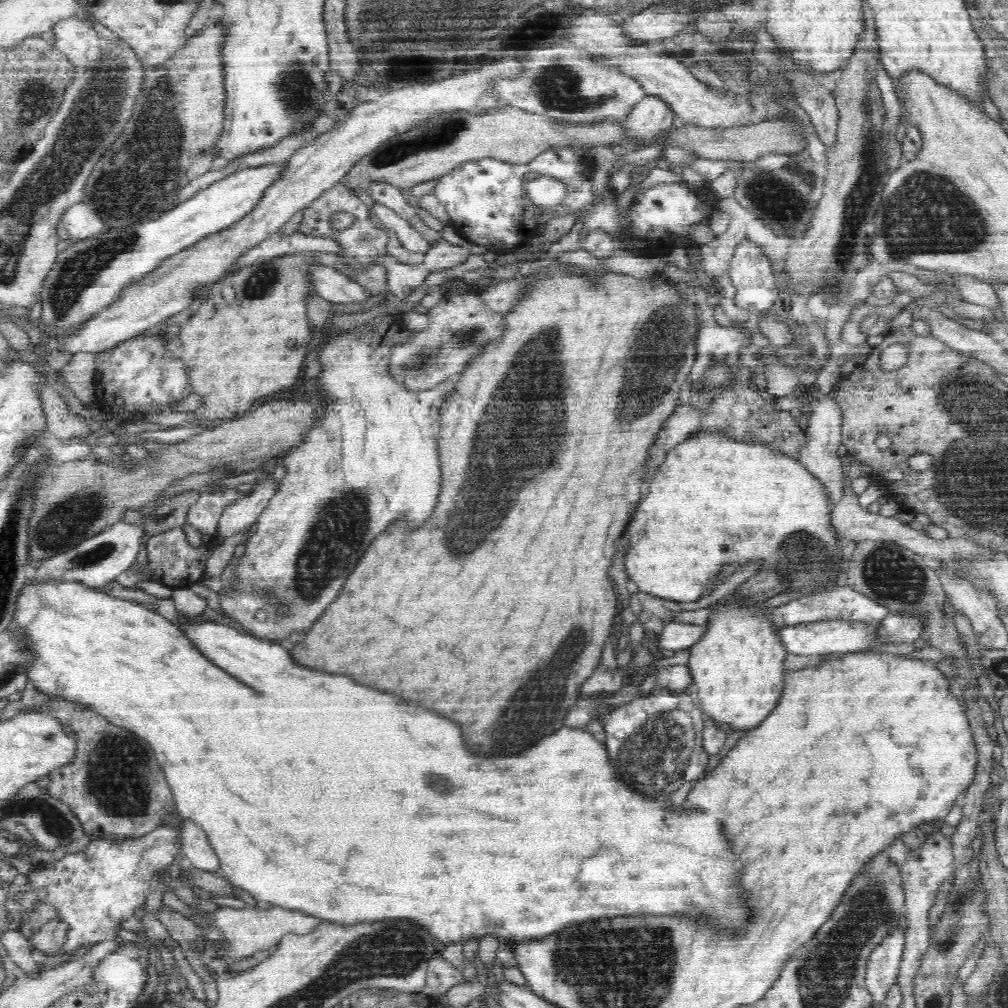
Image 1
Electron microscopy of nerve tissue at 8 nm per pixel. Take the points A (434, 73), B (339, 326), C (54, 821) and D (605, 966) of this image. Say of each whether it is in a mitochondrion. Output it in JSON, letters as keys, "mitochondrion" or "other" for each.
{"A":"other","B":"other","C":"mitochondrion","D":"mitochondrion"}

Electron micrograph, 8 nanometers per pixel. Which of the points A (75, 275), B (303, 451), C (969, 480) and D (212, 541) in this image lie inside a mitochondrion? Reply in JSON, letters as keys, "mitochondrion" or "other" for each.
{"A":"mitochondrion","B":"other","C":"mitochondrion","D":"other"}

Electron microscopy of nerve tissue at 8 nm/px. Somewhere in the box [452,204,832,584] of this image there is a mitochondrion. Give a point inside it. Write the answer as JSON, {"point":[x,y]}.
{"point":[663,337]}

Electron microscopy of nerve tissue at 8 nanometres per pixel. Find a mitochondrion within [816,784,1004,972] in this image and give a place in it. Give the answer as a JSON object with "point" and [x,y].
{"point":[960,902]}

